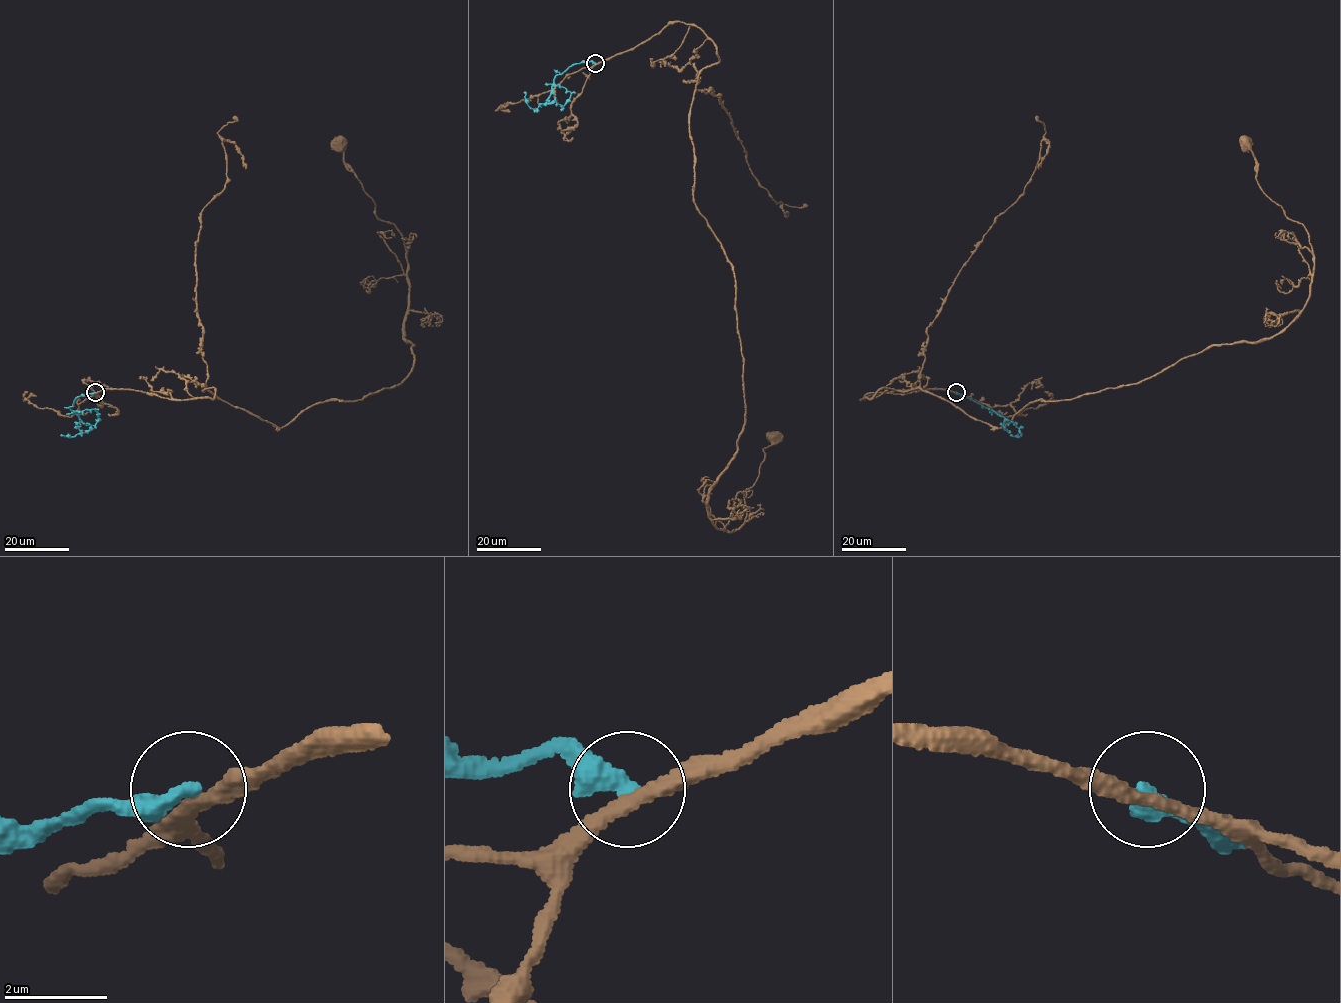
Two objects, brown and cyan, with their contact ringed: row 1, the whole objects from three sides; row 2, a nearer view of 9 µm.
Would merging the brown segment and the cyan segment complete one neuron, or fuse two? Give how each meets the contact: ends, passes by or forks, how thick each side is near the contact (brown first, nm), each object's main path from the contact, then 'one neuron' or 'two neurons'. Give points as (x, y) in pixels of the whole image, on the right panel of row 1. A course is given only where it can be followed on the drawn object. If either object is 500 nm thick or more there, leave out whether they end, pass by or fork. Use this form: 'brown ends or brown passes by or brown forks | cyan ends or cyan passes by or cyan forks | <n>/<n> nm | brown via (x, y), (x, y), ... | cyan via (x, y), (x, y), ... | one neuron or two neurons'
brown passes by | cyan ends | 260/400 nm | brown via (956, 392), (860, 400), (921, 388), (1003, 428), (1031, 402), (1285, 328), (1310, 294), (1313, 249), (1246, 141) | cyan via (956, 392), (1016, 424), (1019, 436), (1011, 434) | two neurons

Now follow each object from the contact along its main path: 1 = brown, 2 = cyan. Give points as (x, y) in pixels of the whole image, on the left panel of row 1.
1: (95, 392), (214, 388), (282, 428), (403, 382), (402, 234), (339, 141)
2: (95, 392), (76, 396), (70, 407), (80, 419), (80, 432), (73, 436), (60, 434)

